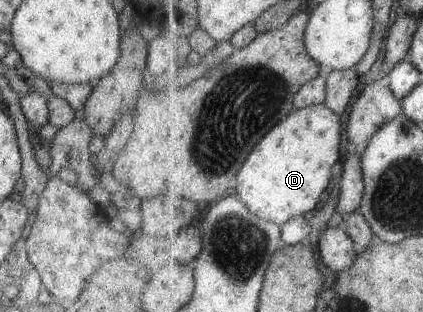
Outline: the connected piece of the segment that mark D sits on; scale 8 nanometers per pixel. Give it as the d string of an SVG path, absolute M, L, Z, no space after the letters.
M325 103L294 109L263 139L238 174L238 195L252 213L278 225L314 211L330 187L334 165L340 161L340 114Z

